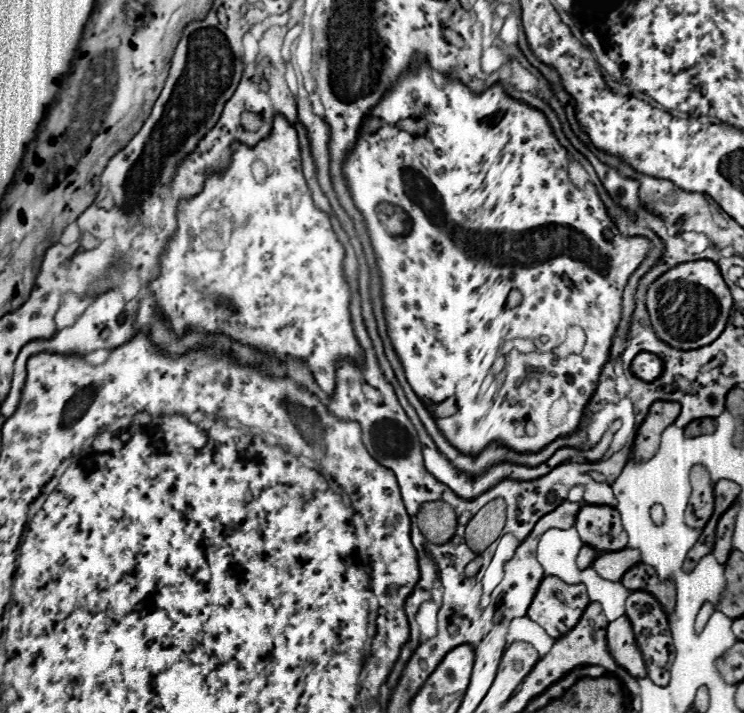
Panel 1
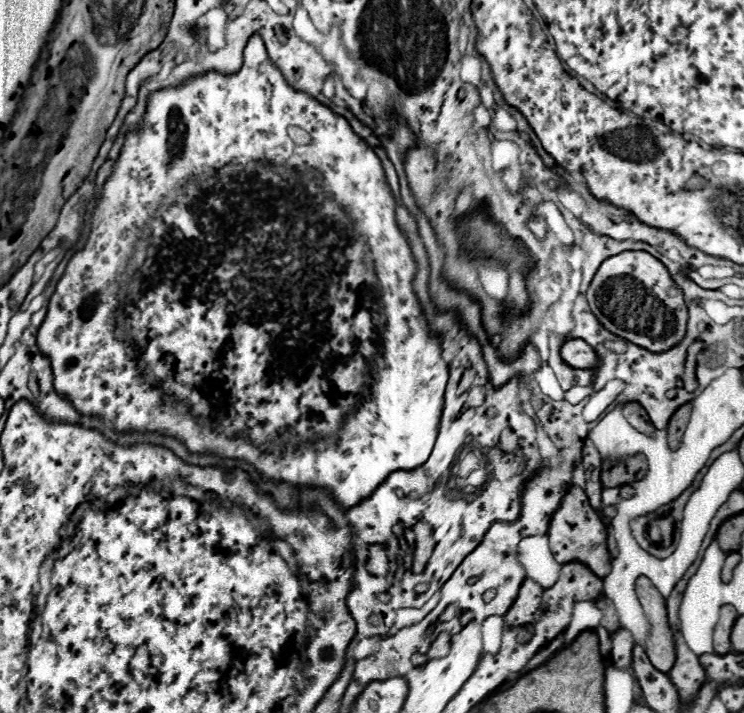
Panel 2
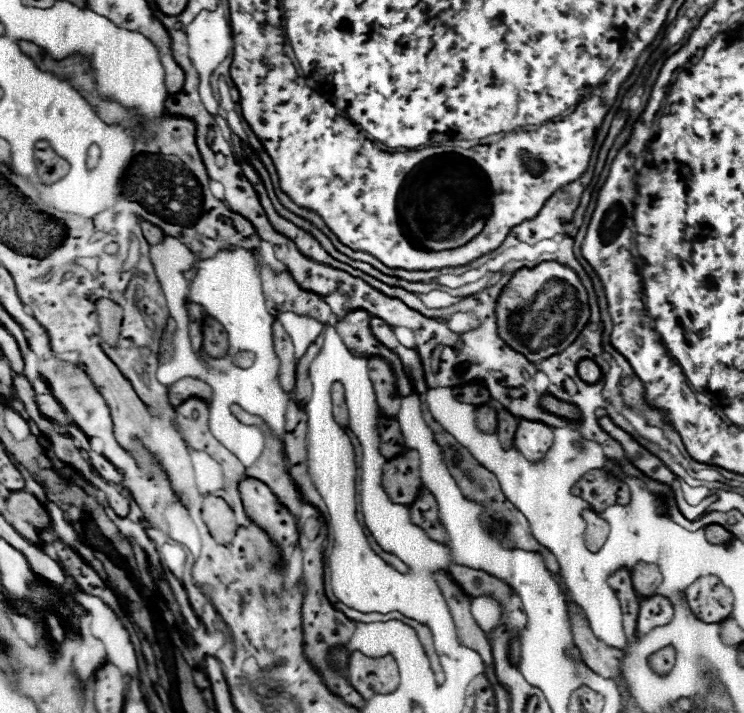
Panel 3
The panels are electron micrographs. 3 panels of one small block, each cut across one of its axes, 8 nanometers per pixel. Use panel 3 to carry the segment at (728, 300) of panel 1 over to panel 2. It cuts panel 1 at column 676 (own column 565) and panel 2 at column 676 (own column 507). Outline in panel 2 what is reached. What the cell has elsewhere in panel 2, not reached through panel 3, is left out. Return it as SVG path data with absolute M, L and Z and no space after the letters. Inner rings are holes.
M628 250L606 258L586 290L586 300L606 330L650 352L668 350L686 334L688 310L682 290L670 278L664 264L648 252Z

